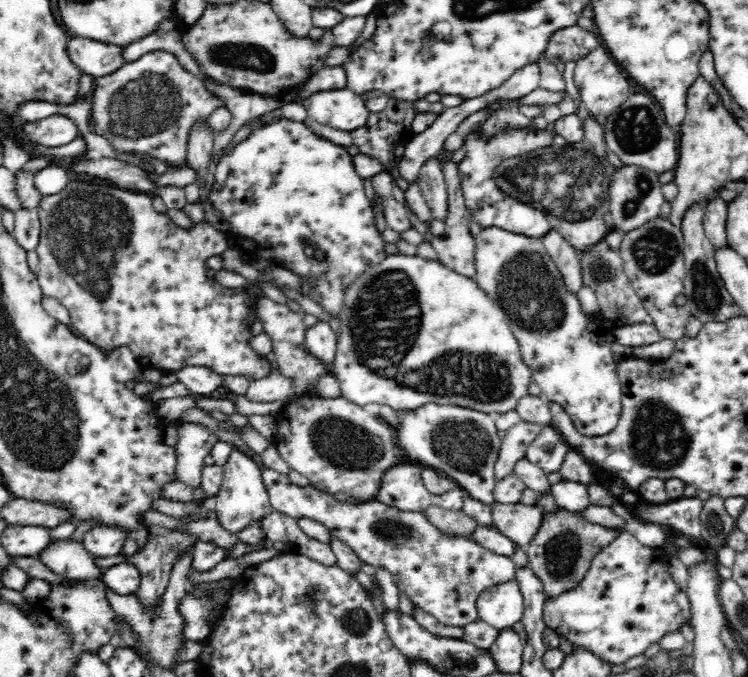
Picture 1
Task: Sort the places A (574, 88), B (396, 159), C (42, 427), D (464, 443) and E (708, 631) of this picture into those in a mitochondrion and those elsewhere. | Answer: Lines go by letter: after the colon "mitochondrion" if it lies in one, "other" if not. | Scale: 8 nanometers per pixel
A: other
B: other
C: mitochondrion
D: mitochondrion
E: other

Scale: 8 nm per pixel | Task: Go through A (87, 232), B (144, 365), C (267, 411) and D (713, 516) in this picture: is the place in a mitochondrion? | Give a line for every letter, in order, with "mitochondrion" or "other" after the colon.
A: mitochondrion
B: other
C: other
D: mitochondrion

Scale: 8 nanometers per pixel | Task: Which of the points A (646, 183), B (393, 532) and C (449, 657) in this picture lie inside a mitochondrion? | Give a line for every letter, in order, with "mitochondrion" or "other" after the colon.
A: mitochondrion
B: mitochondrion
C: other

